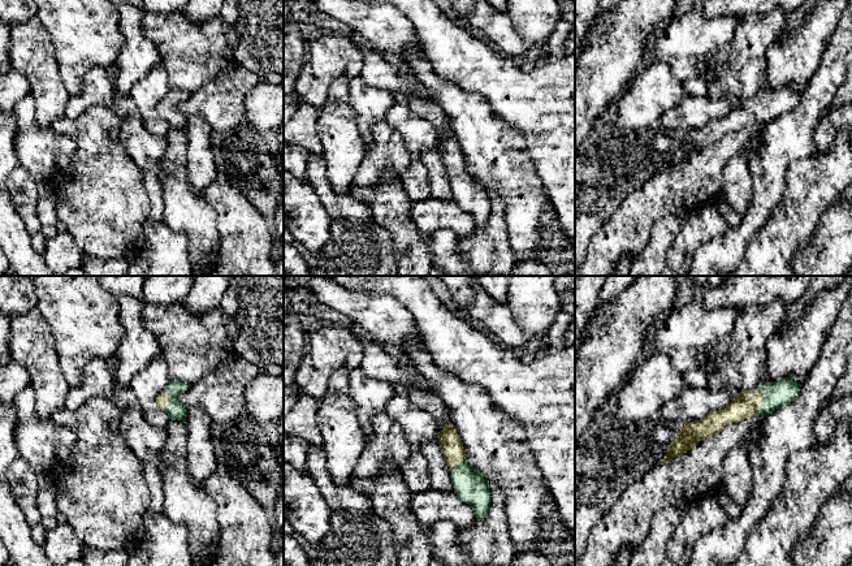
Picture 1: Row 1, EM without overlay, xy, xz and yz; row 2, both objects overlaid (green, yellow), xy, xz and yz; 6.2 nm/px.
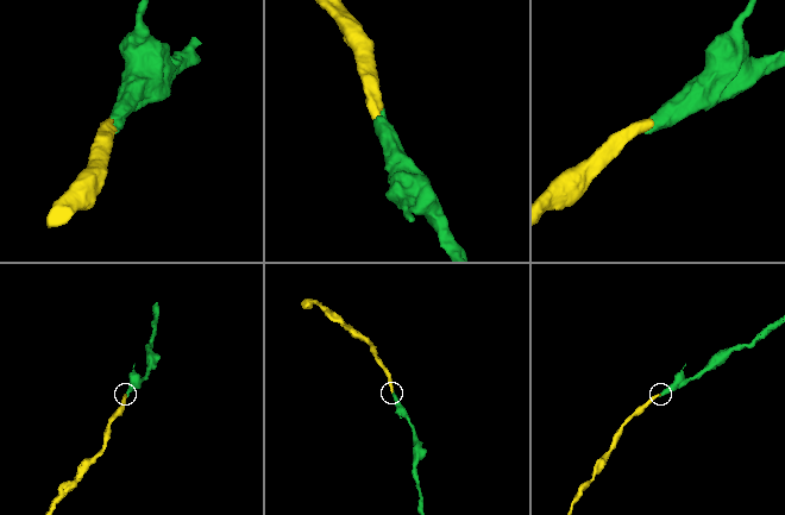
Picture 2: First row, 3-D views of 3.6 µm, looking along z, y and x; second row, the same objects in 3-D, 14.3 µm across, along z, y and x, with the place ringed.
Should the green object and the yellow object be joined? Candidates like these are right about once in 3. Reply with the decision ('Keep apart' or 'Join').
Join

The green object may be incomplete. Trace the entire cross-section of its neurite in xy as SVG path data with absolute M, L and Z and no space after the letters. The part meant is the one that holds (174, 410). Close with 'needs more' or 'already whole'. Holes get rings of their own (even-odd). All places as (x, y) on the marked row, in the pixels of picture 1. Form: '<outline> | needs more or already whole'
M169 381L166 388L156 397L157 406L164 410L169 419L185 422L187 409L181 405L178 396L183 393L189 385L180 381Z | needs more

